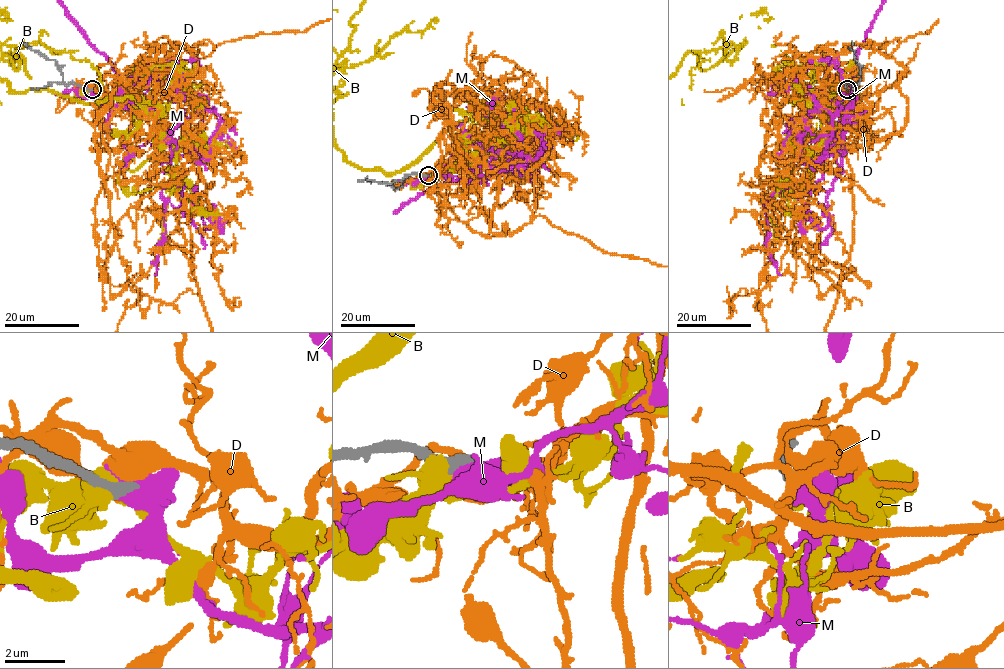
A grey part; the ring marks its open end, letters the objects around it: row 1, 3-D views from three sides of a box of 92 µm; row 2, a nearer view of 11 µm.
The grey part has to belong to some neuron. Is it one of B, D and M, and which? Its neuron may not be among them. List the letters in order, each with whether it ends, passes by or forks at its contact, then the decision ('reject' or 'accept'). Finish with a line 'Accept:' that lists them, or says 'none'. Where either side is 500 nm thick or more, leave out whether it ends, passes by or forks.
B: reject
D: it forks | reject
M: reject
Accept: none

